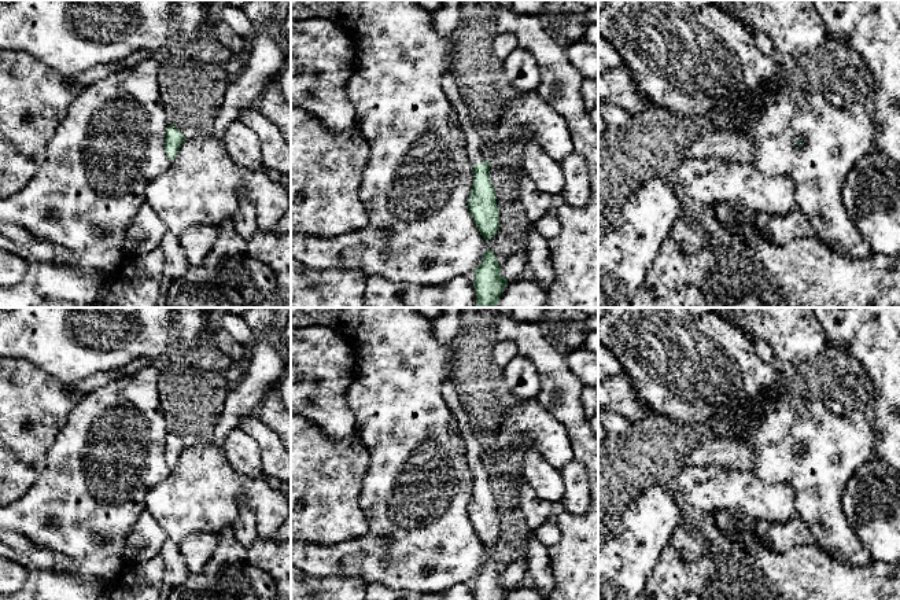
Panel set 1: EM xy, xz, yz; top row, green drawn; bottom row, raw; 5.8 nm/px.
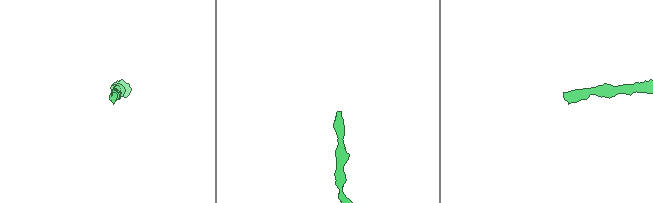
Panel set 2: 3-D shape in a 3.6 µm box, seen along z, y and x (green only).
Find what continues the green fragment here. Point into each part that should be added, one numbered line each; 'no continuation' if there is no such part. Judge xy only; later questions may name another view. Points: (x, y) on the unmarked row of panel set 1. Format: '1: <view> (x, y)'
no continuation

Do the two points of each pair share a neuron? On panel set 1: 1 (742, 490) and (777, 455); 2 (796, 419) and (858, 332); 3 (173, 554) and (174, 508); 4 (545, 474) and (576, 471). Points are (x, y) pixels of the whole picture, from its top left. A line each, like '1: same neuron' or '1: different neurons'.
1: different neurons
2: different neurons
3: different neurons
4: different neurons

